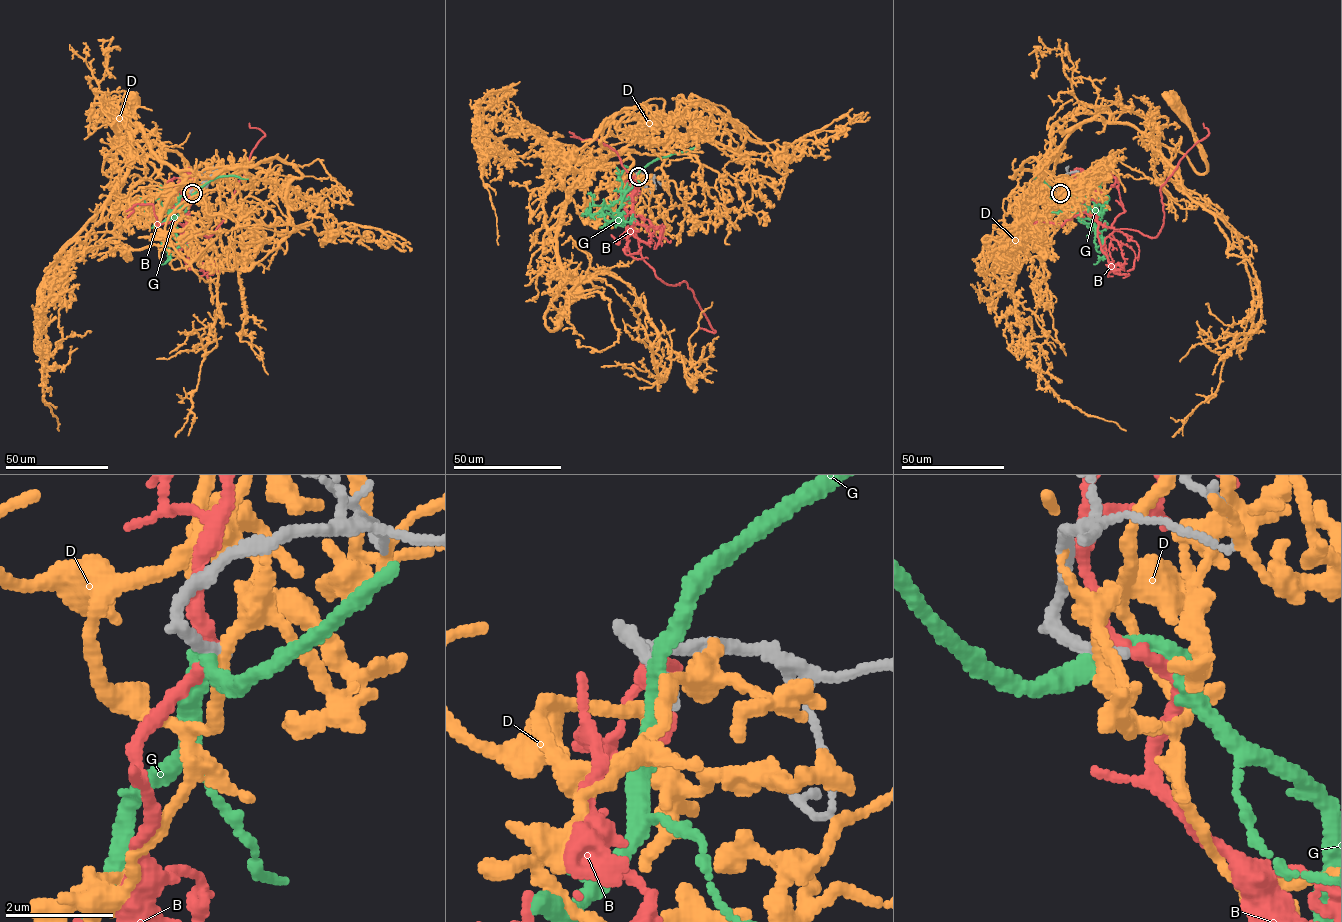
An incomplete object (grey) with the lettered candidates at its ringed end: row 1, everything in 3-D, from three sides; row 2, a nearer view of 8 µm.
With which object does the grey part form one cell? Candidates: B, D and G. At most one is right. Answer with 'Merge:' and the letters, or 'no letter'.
Merge: B

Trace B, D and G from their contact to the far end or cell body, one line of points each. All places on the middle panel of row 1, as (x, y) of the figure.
B: (638, 175), (631, 198), (631, 230), (641, 255), (664, 283), (686, 282), (715, 331), (698, 326)
D: (638, 175), (622, 149), (571, 189), (556, 238), (562, 275), (545, 316), (551, 331), (574, 295)
G: (638, 175), (619, 208), (614, 213), (606, 208), (601, 210), (604, 220), (615, 224), (615, 217), (606, 211)

